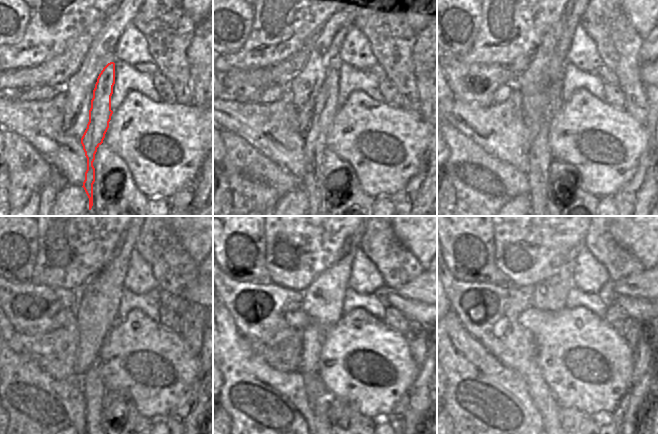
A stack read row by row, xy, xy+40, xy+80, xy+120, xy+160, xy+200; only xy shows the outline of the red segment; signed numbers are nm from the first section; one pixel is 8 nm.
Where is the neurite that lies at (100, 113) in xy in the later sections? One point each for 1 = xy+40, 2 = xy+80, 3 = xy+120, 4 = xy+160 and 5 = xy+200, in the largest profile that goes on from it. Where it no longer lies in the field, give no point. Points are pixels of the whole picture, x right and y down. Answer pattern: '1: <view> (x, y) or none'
1: xy+40 (325, 110)
2: xy+80 (539, 159)
3: xy+120 (93, 390)
4: xy+160 (319, 398)
5: xy+200 (548, 394)

